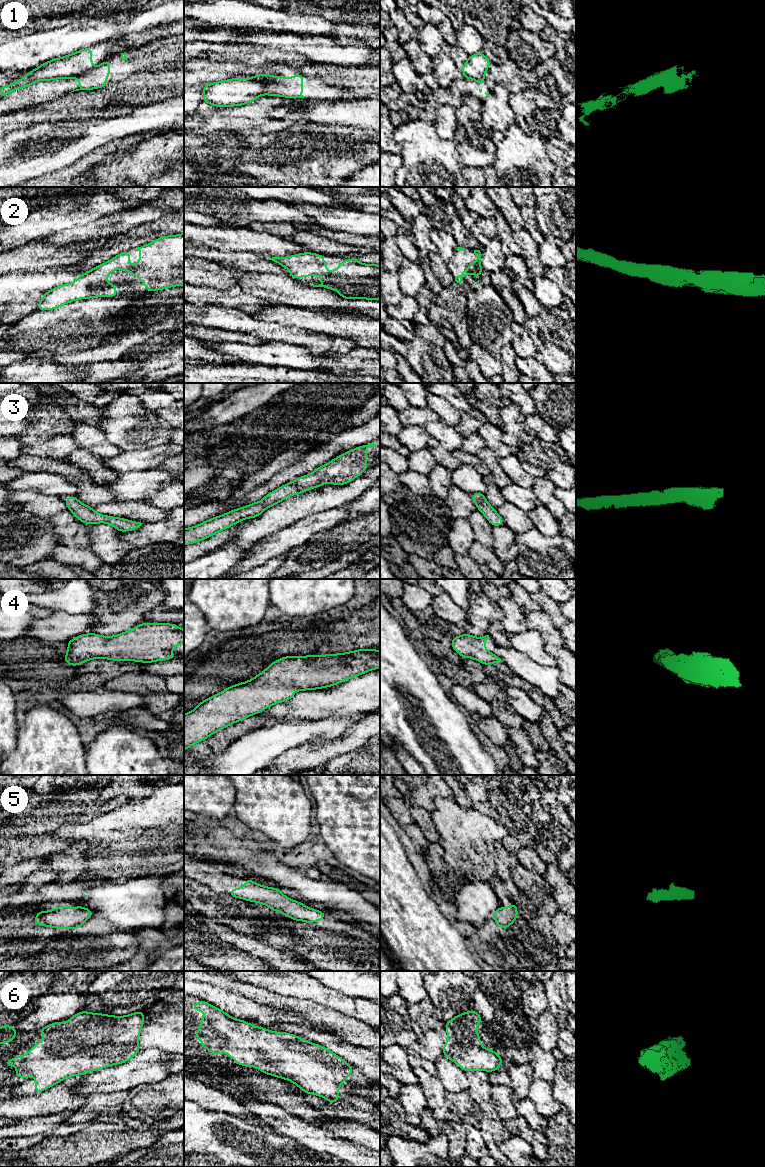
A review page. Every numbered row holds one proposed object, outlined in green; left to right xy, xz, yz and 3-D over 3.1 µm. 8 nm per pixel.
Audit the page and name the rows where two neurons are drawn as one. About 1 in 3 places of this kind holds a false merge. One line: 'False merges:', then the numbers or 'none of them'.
False merges: 1

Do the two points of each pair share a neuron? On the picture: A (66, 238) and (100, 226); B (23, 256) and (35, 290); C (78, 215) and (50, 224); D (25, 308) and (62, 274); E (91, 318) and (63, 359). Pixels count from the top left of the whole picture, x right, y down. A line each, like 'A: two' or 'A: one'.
A: one
B: two
C: one
D: one
E: two

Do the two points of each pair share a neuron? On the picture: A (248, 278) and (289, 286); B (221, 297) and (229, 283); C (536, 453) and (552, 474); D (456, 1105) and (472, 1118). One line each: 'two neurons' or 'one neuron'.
A: one neuron
B: two neurons
C: one neuron
D: one neuron

